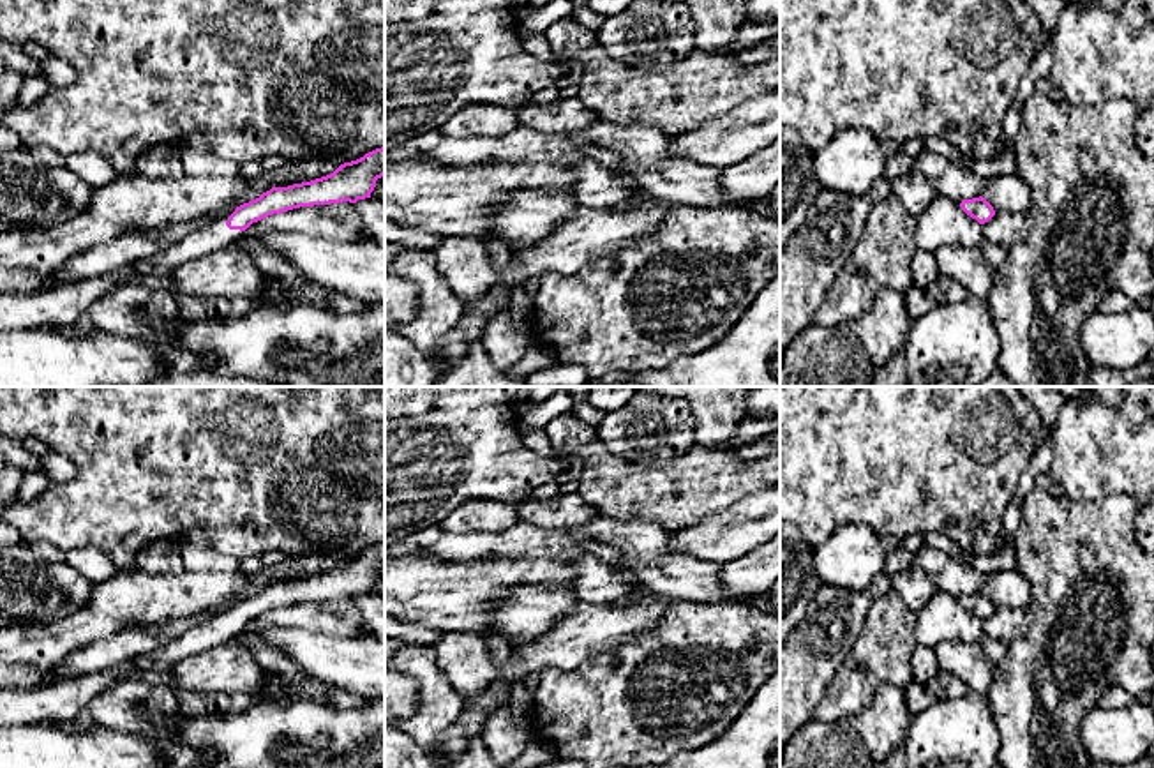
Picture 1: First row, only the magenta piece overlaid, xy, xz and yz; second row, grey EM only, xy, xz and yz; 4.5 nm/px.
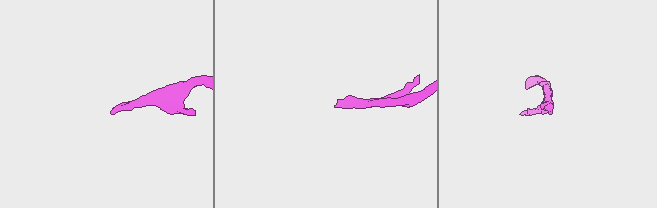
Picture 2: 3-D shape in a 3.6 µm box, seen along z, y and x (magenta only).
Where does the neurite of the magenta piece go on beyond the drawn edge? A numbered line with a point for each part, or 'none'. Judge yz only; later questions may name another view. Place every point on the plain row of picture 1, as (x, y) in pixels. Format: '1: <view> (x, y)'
none

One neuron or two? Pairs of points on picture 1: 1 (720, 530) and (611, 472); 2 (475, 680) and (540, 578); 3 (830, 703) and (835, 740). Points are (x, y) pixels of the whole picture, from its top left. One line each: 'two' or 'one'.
1: two
2: two
3: two

